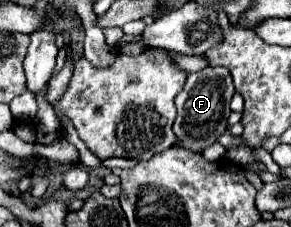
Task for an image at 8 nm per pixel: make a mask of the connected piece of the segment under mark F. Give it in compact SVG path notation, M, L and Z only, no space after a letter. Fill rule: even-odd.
M208 66L204 70L192 72L186 80L184 90L176 96L176 108L178 116L174 122L174 134L180 138L182 146L192 152L202 152L204 148L212 146L220 134L228 128L228 114L230 110L230 98L234 94L234 84L228 68L222 66Z

